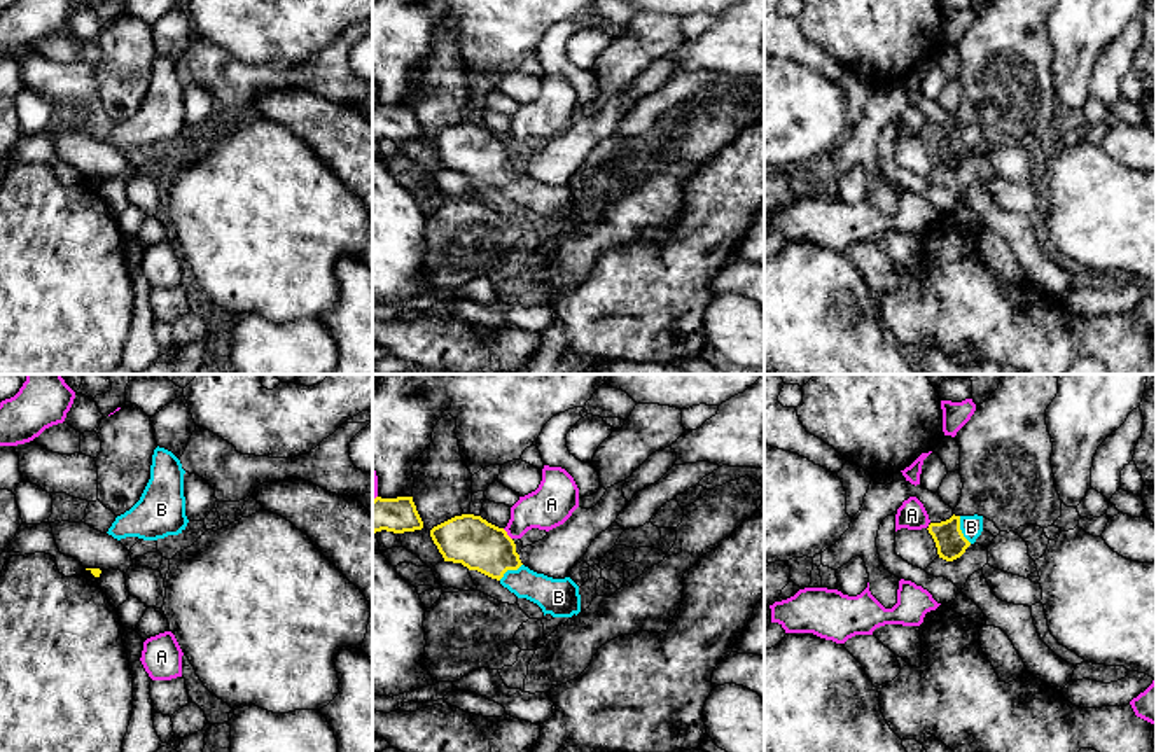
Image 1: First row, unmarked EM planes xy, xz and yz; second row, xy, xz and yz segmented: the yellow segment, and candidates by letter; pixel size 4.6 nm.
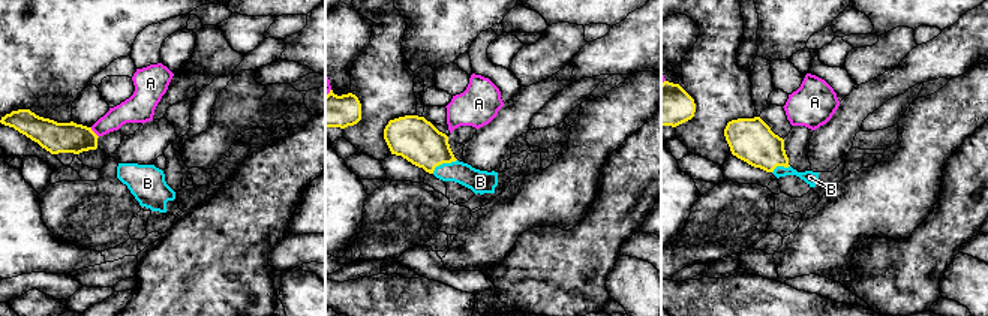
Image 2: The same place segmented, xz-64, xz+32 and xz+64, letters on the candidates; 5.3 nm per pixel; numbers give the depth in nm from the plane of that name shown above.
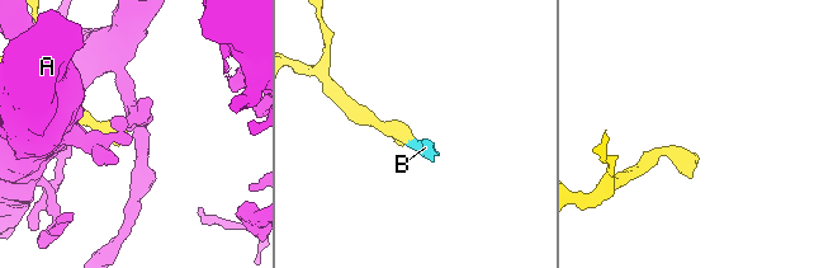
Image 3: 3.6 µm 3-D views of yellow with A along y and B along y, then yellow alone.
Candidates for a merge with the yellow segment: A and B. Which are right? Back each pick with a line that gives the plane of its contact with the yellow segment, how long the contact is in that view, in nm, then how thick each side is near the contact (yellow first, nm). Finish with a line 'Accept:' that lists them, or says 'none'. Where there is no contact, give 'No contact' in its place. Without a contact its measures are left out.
B: Touches yellow in yz. Shared border 140 nm. Thickness 140 nm (yellow) against 100 nm
Accept: B

